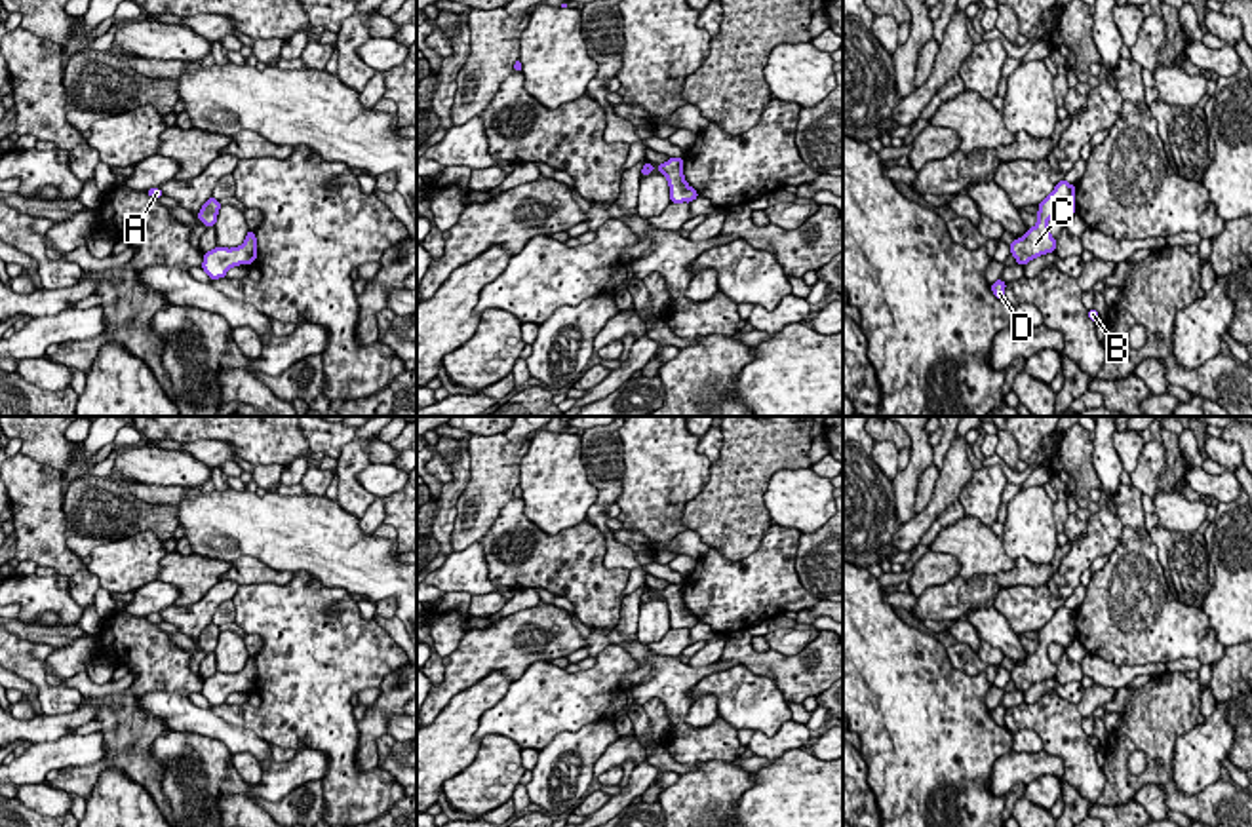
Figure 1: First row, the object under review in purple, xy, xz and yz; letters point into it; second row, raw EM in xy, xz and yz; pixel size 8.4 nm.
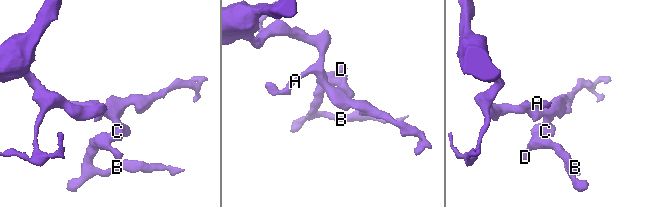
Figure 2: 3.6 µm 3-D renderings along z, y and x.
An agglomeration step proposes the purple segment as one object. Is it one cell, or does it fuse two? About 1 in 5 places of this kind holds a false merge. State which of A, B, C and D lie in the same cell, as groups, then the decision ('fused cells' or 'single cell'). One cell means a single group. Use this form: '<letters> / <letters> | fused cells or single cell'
A B C D | single cell

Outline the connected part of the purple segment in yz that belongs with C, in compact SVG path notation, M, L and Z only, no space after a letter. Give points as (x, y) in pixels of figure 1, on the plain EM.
M1060 606L1054 616L1039 629L1037 650L1022 664L1010 667L1010 681L1018 690L1027 690L1031 684L1056 677L1056 664L1048 658L1048 644L1060 643L1067 646L1075 639L1075 612Z

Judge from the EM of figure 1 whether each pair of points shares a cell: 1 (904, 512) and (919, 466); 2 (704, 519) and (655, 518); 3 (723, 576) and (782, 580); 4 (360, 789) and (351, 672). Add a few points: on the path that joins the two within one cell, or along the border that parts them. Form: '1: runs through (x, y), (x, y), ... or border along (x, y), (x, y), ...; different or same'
1: runs through (904, 500), (908, 478); same
2: border along (706, 481), (685, 504), (682, 516), (685, 527); different
3: runs through (739, 580), (767, 580); same
4: runs through (341, 761), (339, 700); same

